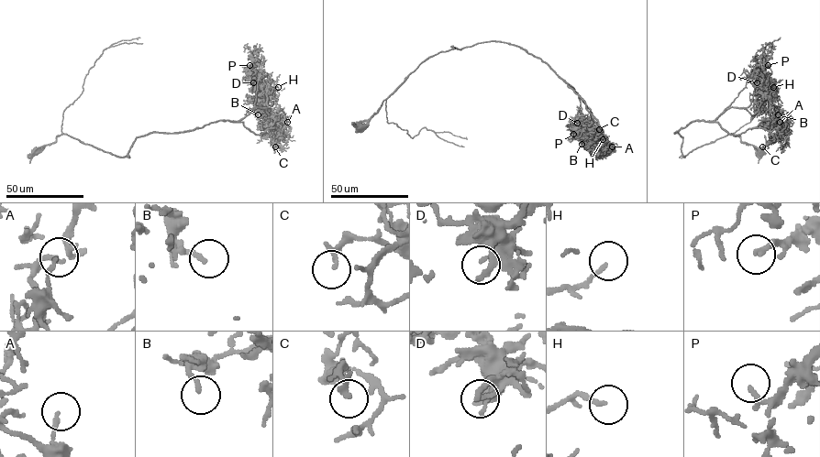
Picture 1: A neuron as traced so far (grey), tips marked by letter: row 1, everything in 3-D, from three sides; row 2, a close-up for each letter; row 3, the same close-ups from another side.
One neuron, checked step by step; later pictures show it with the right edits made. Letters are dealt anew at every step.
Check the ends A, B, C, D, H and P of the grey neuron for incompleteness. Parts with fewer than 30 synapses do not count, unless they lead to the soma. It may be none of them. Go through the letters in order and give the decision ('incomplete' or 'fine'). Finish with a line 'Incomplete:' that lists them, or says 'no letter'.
A: fine
B: fine
C: fine
D: fine
H: fine
P: fine
Incomplete: no letter

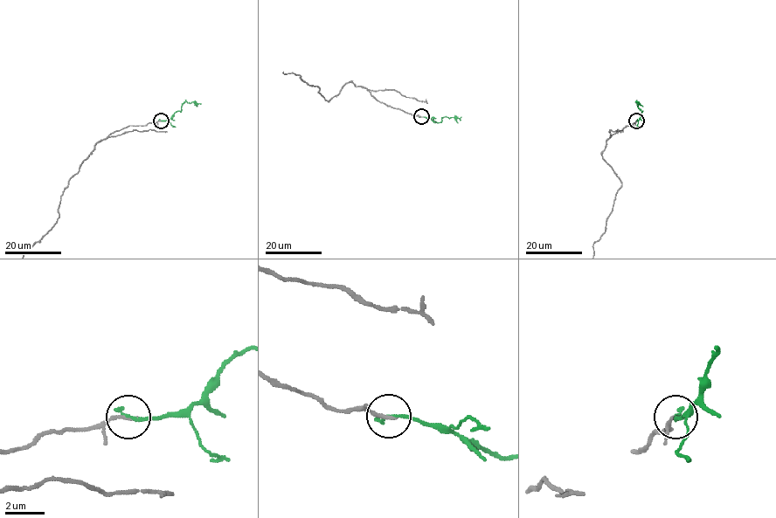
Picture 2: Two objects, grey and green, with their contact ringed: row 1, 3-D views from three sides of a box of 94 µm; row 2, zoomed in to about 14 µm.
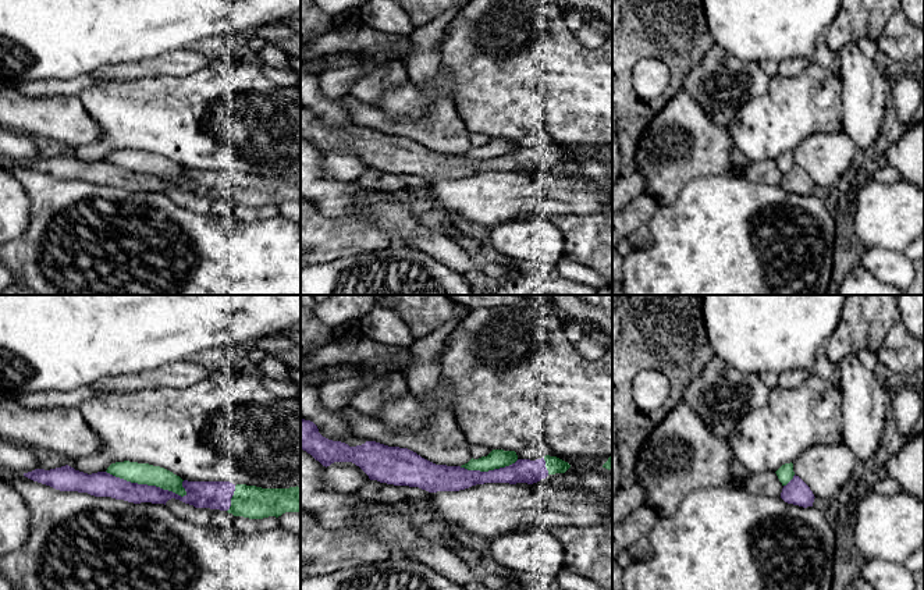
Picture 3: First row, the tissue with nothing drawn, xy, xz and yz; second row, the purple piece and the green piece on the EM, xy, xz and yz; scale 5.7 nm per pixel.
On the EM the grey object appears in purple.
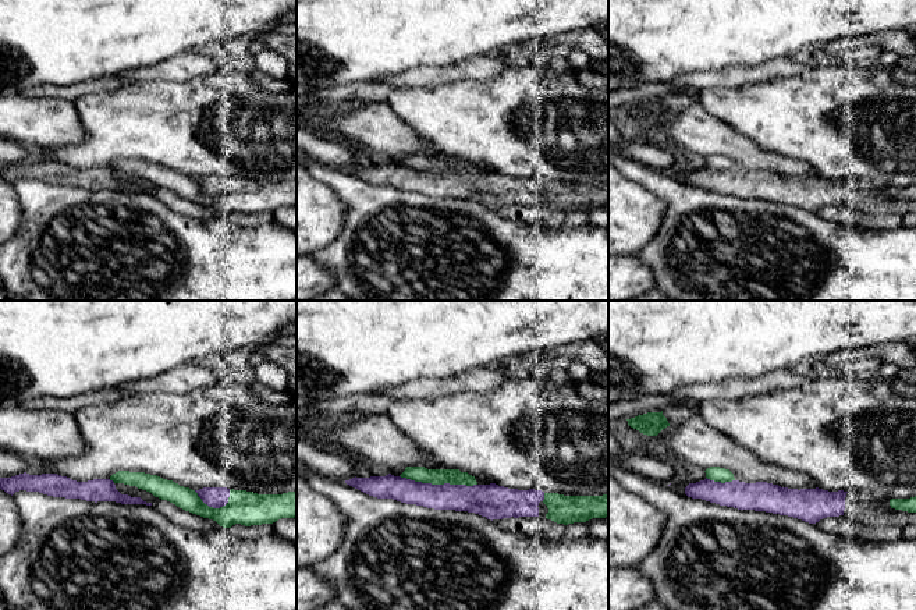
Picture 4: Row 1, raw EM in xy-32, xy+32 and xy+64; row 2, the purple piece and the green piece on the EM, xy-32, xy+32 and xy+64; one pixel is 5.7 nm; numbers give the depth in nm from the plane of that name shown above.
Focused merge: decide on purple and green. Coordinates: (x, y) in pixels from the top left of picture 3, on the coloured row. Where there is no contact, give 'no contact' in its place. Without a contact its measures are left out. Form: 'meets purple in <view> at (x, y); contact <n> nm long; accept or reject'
meets purple in xy at (146, 484); contact 500 nm long; accept

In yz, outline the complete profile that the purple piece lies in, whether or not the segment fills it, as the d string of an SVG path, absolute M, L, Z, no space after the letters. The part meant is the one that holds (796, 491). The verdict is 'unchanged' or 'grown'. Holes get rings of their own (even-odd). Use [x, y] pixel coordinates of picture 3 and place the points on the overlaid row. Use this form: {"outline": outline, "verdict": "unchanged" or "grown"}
{"outline": "M792 462L782 465L775 473L783 486L781 498L785 502L803 508L813 507L815 497L810 487L795 475Z", "verdict": "grown"}

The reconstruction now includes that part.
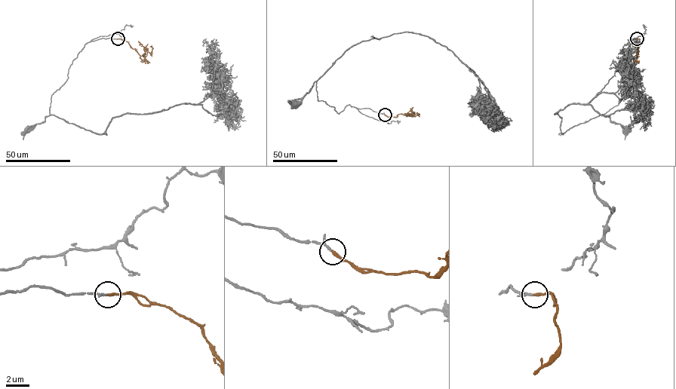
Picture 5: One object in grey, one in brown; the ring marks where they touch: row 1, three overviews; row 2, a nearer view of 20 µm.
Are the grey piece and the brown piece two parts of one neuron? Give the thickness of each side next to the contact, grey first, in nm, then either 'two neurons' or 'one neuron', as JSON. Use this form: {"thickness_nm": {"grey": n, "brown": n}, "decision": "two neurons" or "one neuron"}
{"thickness_nm": {"grey": 130, "brown": 240}, "decision": "one neuron"}

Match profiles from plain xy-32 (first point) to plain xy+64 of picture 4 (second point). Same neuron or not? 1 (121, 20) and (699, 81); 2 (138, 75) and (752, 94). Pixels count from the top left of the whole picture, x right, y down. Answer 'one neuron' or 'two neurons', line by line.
1: two neurons
2: two neurons

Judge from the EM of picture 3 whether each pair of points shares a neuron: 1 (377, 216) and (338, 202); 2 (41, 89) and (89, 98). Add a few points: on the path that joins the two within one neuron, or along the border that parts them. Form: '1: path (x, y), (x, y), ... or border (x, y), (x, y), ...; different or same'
1: path (368, 212), (348, 206); same
2: border (98, 80), (78, 95); different

